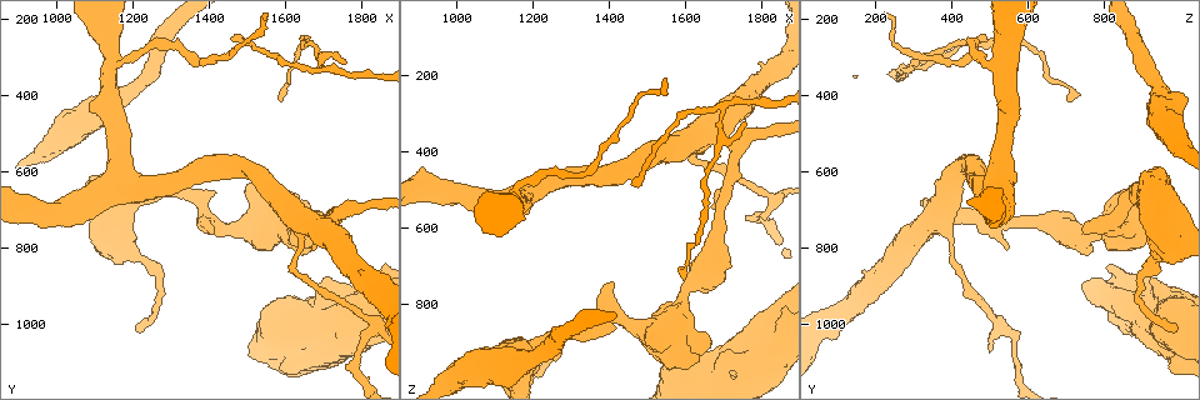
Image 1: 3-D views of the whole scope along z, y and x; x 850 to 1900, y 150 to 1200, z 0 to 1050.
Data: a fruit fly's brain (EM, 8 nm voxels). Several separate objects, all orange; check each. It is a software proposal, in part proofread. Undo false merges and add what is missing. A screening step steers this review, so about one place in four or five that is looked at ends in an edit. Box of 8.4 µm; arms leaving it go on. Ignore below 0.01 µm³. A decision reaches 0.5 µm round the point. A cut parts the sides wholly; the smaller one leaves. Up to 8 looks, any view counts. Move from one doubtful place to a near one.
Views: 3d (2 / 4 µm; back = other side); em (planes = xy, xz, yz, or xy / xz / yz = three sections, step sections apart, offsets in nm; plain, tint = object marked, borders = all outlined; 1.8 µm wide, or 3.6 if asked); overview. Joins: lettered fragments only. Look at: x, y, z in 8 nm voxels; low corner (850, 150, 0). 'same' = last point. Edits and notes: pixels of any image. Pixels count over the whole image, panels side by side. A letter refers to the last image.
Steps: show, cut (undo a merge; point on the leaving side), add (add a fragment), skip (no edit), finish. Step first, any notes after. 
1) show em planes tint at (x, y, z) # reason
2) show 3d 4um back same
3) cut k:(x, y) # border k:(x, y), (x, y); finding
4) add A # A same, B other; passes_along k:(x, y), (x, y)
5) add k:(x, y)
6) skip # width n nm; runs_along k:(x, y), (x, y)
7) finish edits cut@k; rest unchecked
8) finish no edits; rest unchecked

show em yz step 16 tint at (1415, 745, 735) # free end

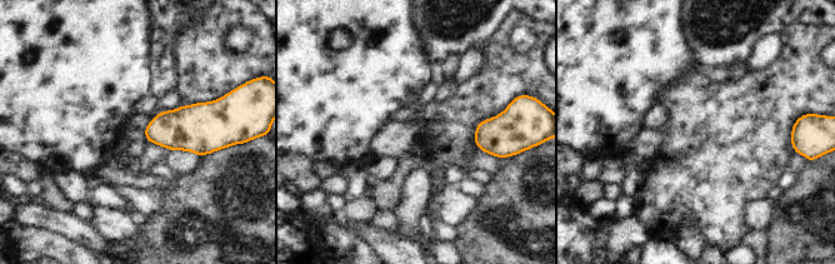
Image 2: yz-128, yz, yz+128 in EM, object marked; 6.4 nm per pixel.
show em xz step 4 borders same # cut it another way

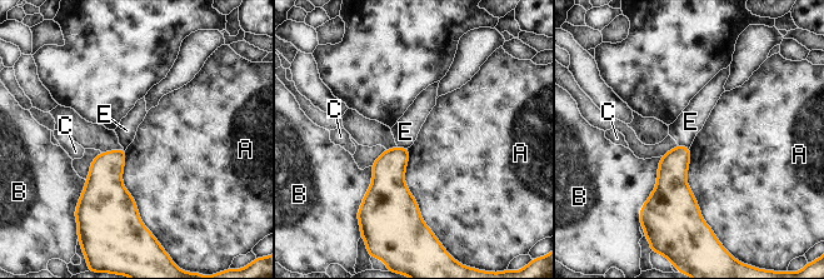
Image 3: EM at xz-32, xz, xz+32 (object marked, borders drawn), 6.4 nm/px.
skip # A other, B other, C other, E other; border 3:(678, 144), (689, 148); no lettered fragment goes on from it

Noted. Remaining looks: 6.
show em 3.6um xz step 8 borders at (1730, 920, 940) # closes a loop

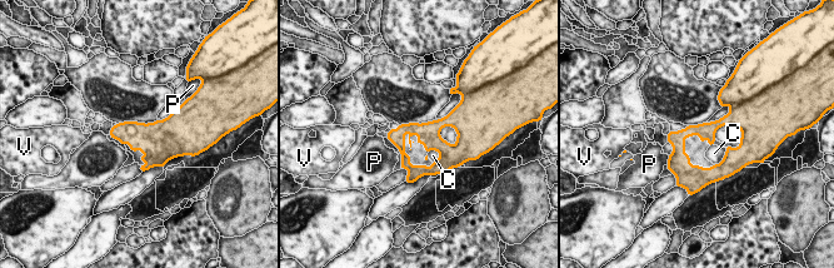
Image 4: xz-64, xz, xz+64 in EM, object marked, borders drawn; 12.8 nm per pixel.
add C # width 220 nm; C same, P other, V other; passes_along 4:(454, 155), (439, 157), (433, 155); the neuron continues

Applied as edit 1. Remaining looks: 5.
show 3d 4um at (1460, 260, 485) # tapers out

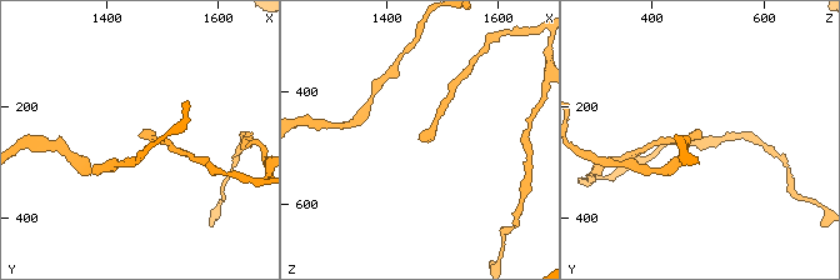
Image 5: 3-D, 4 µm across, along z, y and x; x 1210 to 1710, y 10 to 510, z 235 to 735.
show em 3.6um planes borders at (1460, 250, 480)

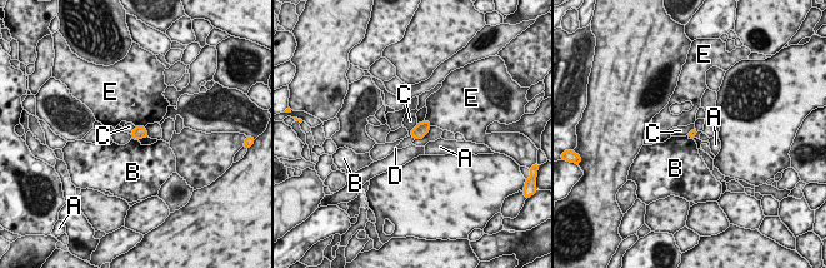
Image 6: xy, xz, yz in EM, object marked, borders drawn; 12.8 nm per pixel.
add D # width 90 nm; A other, B other, C other, D same, E other; passes_along 6:(421, 129), (411, 135), (406, 142); it goes on there

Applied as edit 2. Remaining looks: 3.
show em 3.6um yz step 4 tint at (1070, 630, 950) # stops while still wide

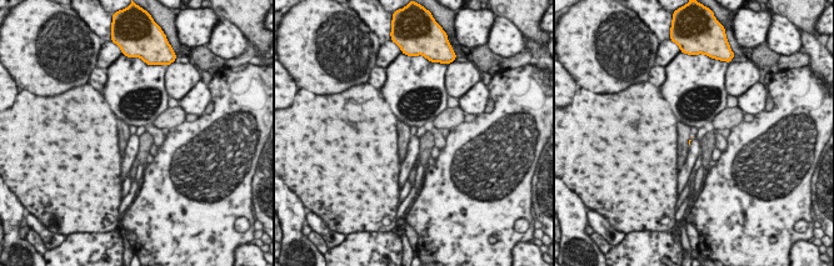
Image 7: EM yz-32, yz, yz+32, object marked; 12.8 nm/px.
show em 3.6um planes borders same # cut it another way

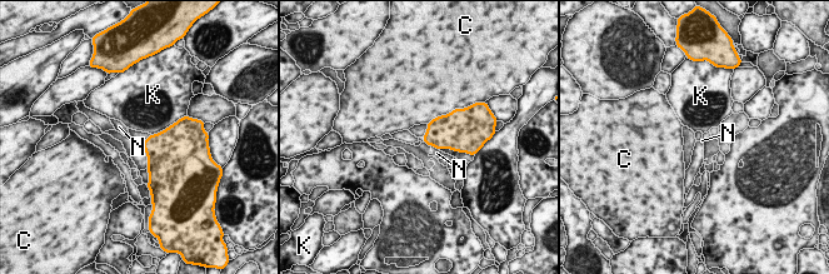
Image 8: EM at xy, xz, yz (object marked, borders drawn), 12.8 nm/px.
skip # longest_contact K 400 nm; C other, K other, N other; border 8:(429, 144), (438, 149); none of them fits

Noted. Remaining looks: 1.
finish edits add@4, add@6; rest unchecked

